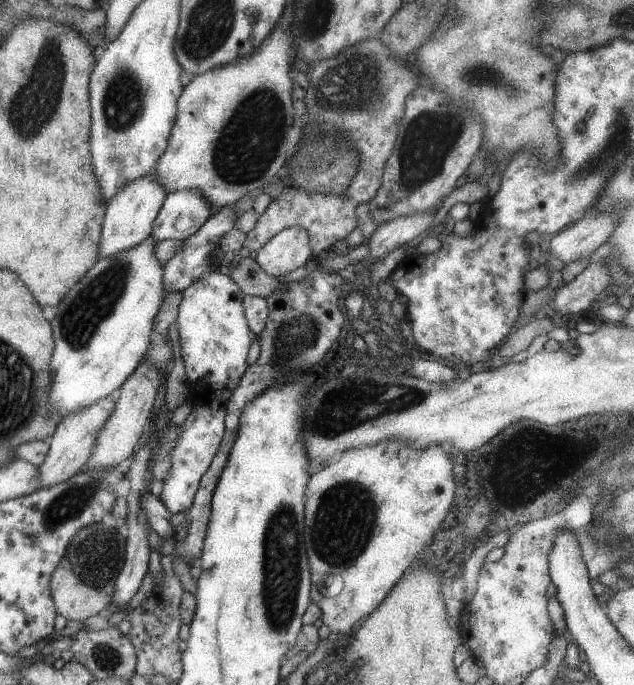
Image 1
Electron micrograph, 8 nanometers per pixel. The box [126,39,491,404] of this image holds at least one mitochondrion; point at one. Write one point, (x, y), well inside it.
(256, 127)

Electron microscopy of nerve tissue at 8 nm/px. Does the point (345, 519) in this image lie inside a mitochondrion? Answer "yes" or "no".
yes

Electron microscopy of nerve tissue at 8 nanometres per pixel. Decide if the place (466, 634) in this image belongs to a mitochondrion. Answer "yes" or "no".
no

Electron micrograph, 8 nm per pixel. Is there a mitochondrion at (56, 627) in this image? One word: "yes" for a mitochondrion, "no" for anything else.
no

